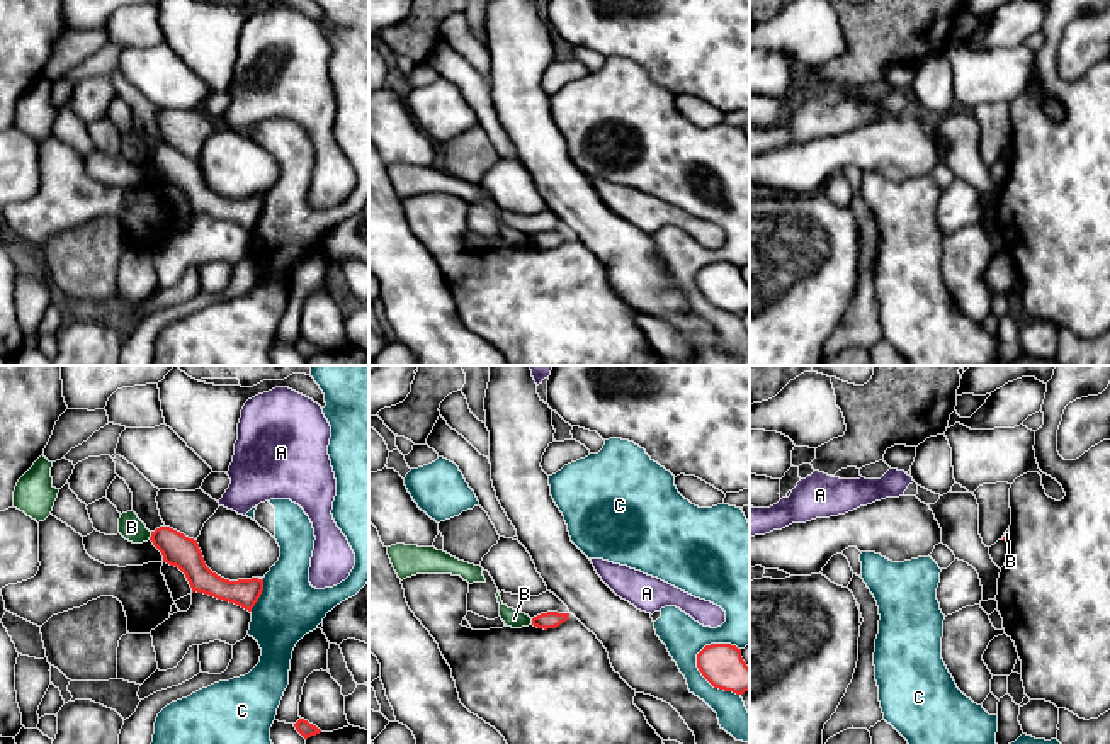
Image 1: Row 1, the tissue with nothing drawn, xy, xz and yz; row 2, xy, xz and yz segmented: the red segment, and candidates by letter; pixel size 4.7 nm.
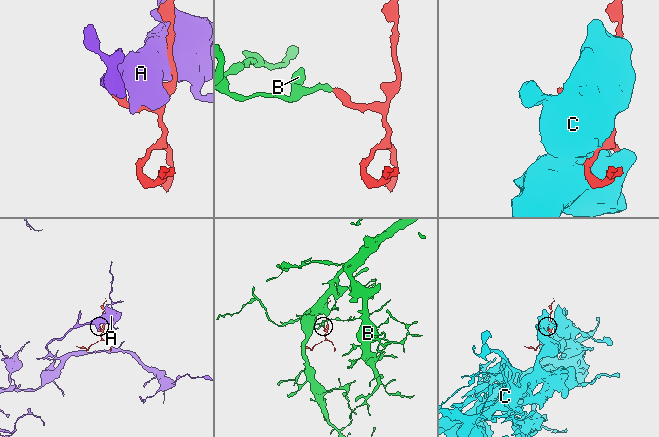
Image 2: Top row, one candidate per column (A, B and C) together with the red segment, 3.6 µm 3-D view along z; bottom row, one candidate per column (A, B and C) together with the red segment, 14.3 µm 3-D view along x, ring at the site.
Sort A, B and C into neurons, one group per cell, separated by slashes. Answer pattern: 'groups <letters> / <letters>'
groups A / B / C

